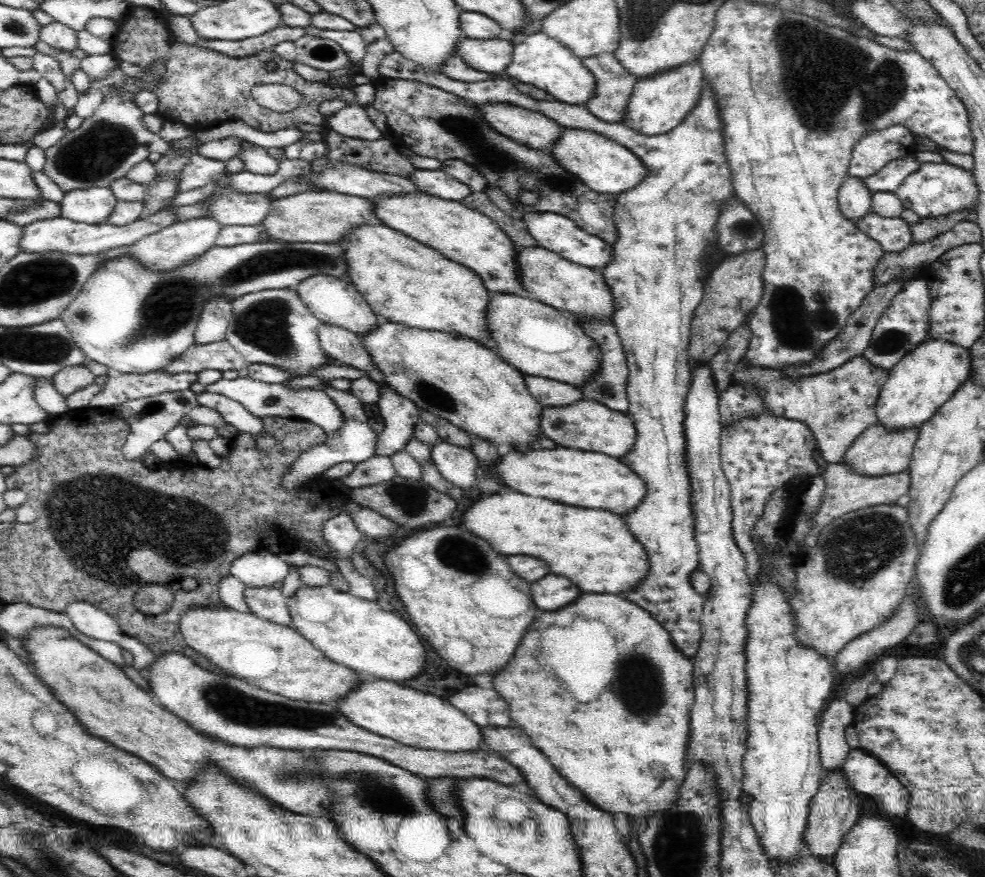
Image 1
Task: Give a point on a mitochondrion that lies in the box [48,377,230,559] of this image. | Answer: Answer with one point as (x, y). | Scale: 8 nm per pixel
(154, 409)

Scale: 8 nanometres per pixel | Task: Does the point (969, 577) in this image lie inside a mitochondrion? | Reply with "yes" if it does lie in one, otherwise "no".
yes

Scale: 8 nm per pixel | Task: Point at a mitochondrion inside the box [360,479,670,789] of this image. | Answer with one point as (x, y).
(640, 687)

